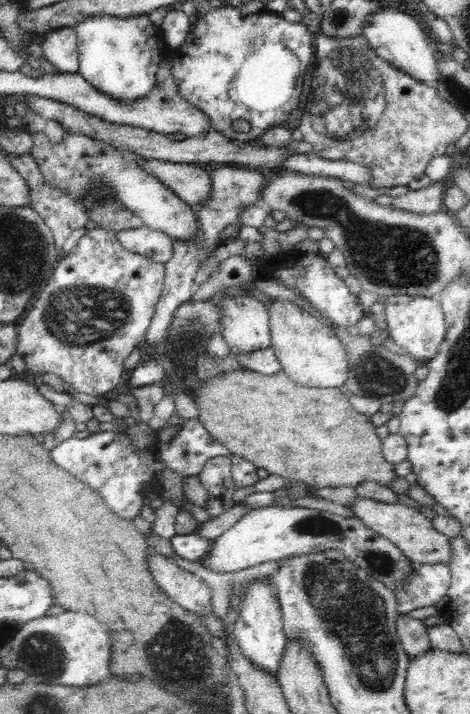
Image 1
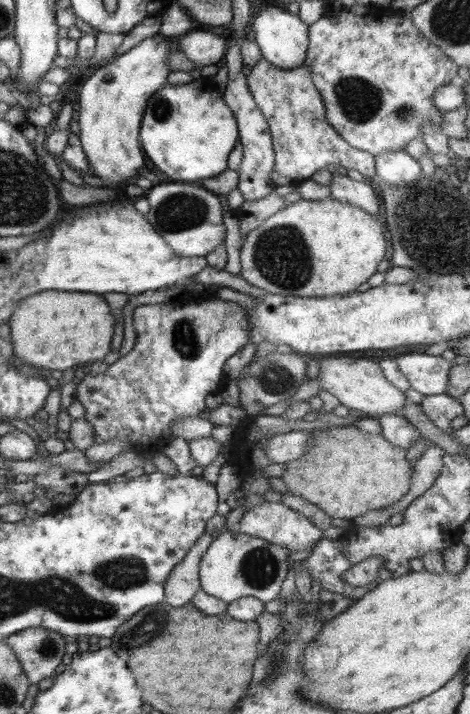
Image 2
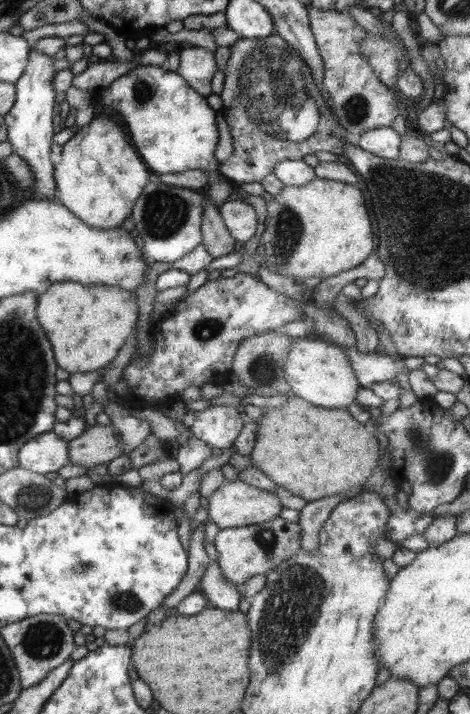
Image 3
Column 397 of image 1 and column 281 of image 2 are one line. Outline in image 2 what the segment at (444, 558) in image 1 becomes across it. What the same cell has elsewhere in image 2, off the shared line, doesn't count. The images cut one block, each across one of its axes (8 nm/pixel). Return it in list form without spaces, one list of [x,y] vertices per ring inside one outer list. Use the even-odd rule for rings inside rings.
[[[269,501],[248,507],[242,513],[238,526],[240,532],[284,547],[290,552],[312,548],[324,536],[323,531],[303,514],[288,508],[285,504]]]

